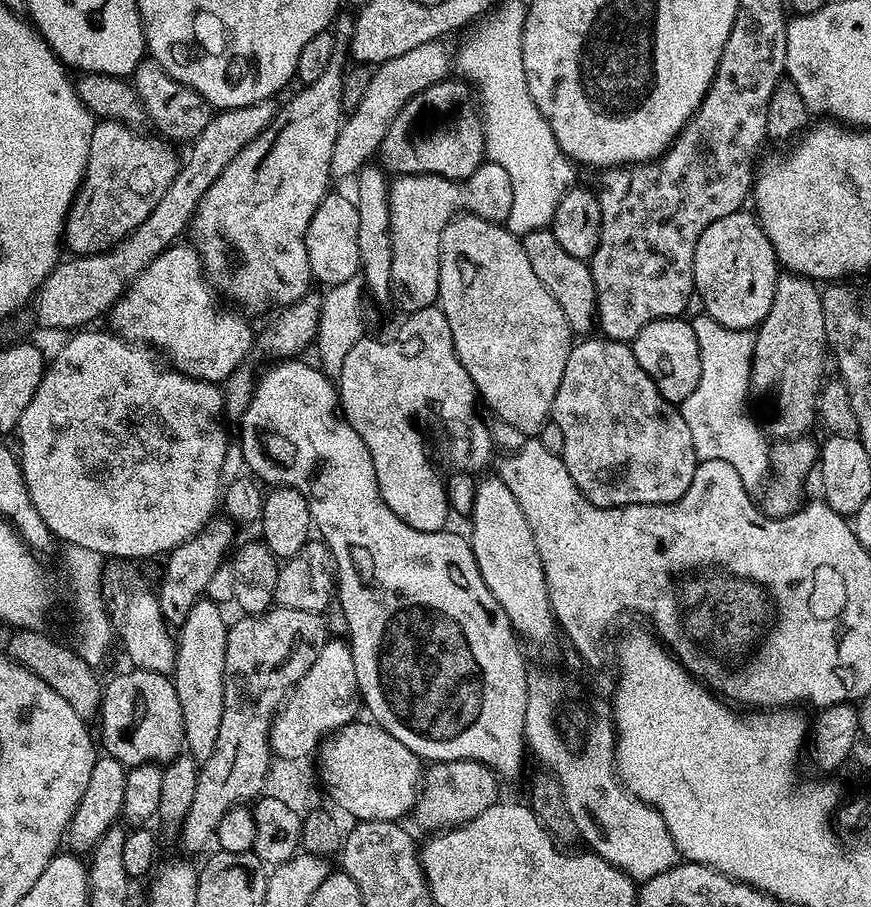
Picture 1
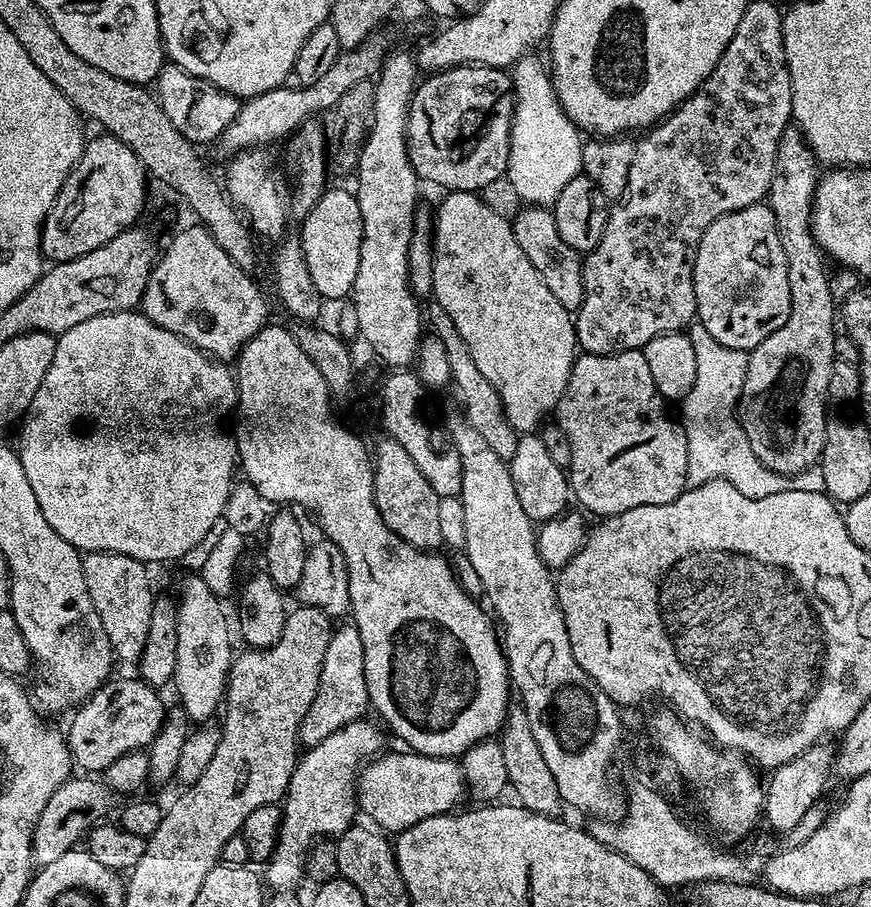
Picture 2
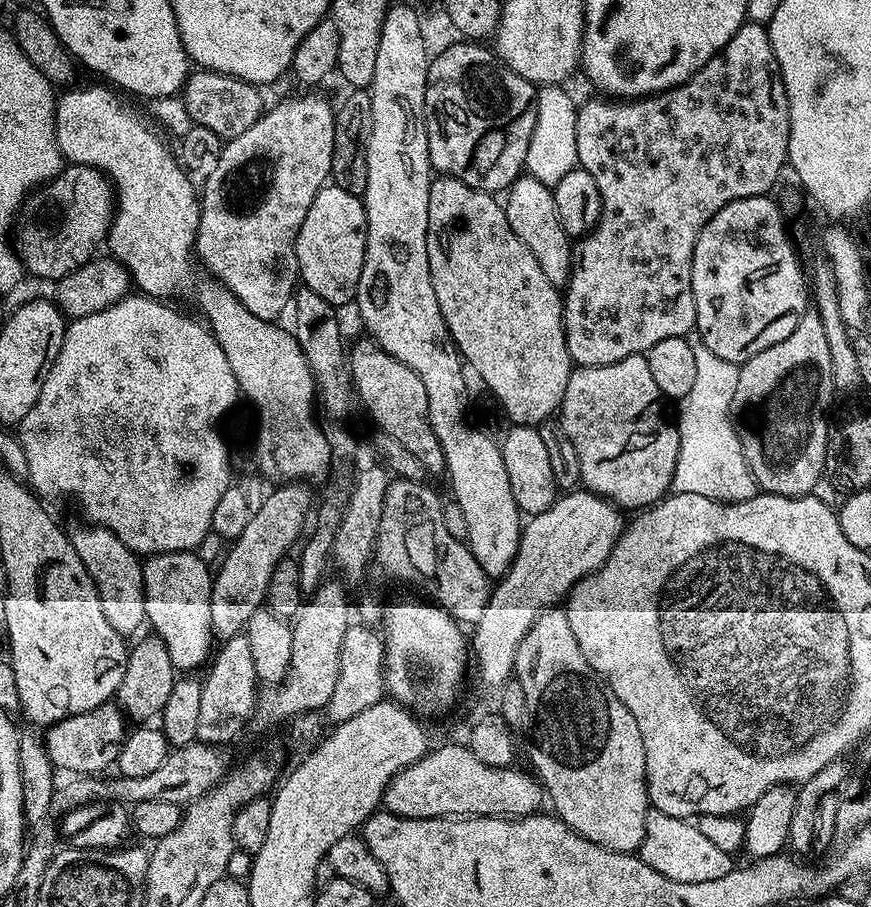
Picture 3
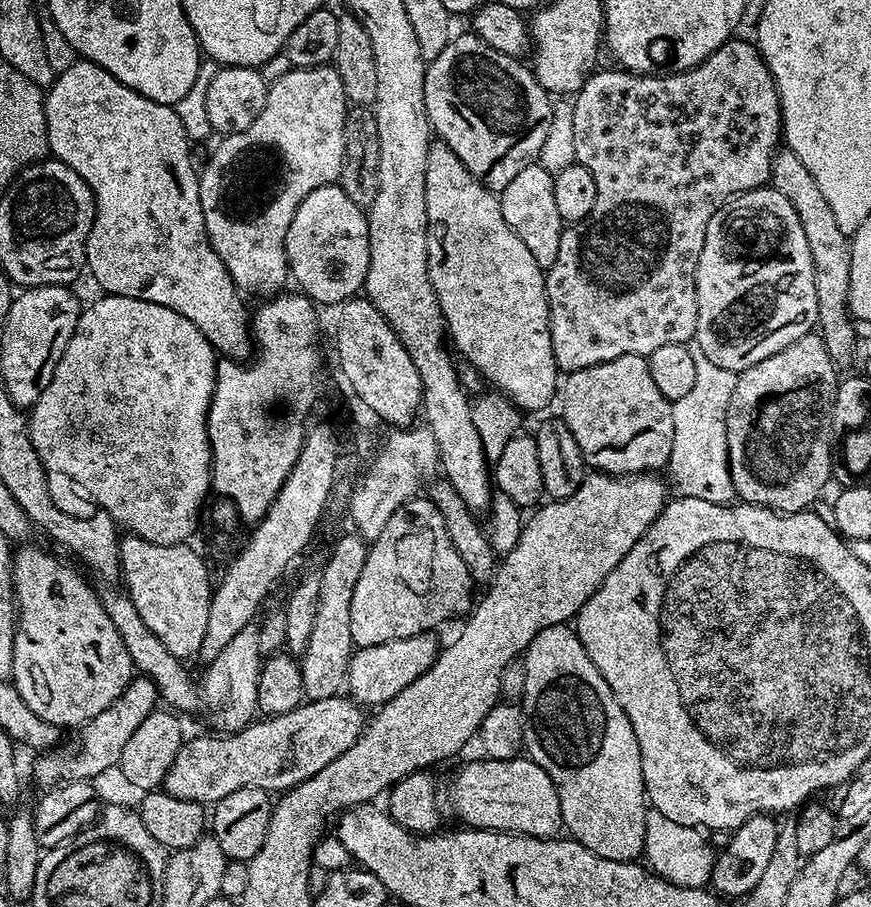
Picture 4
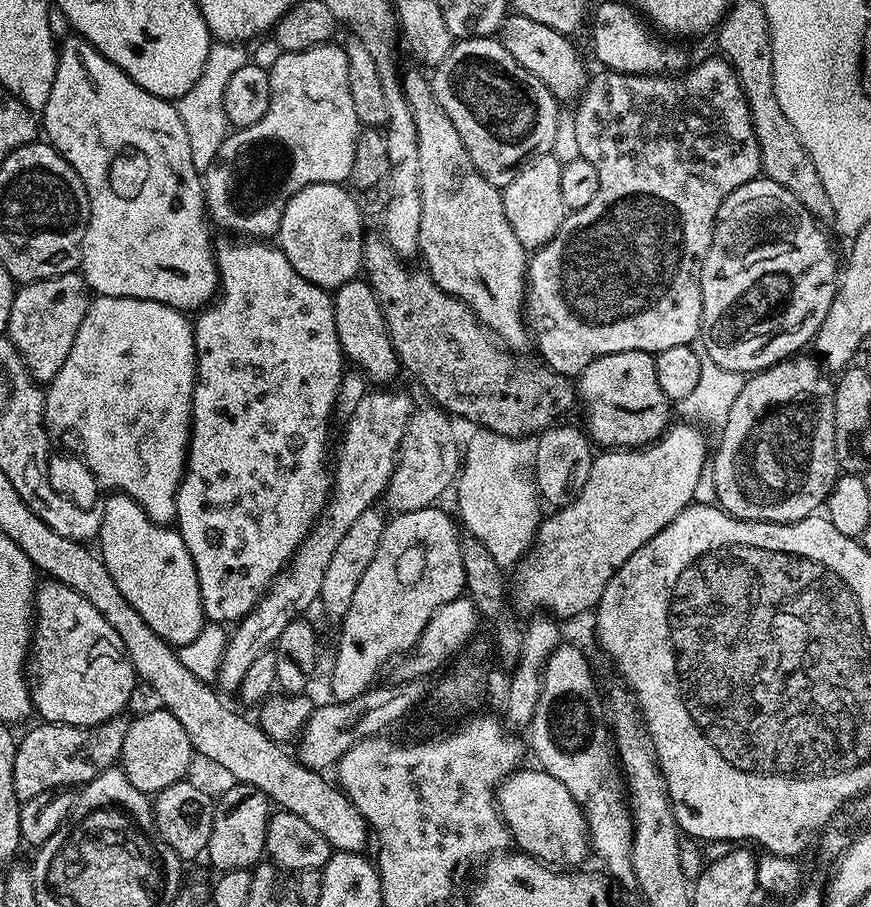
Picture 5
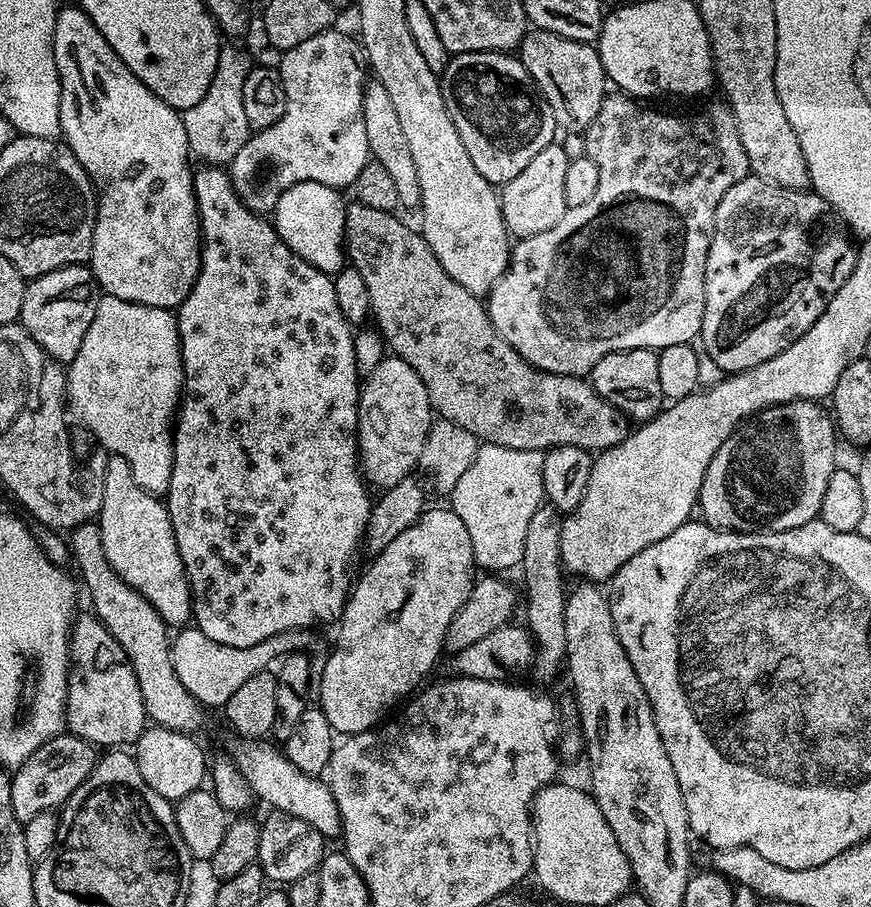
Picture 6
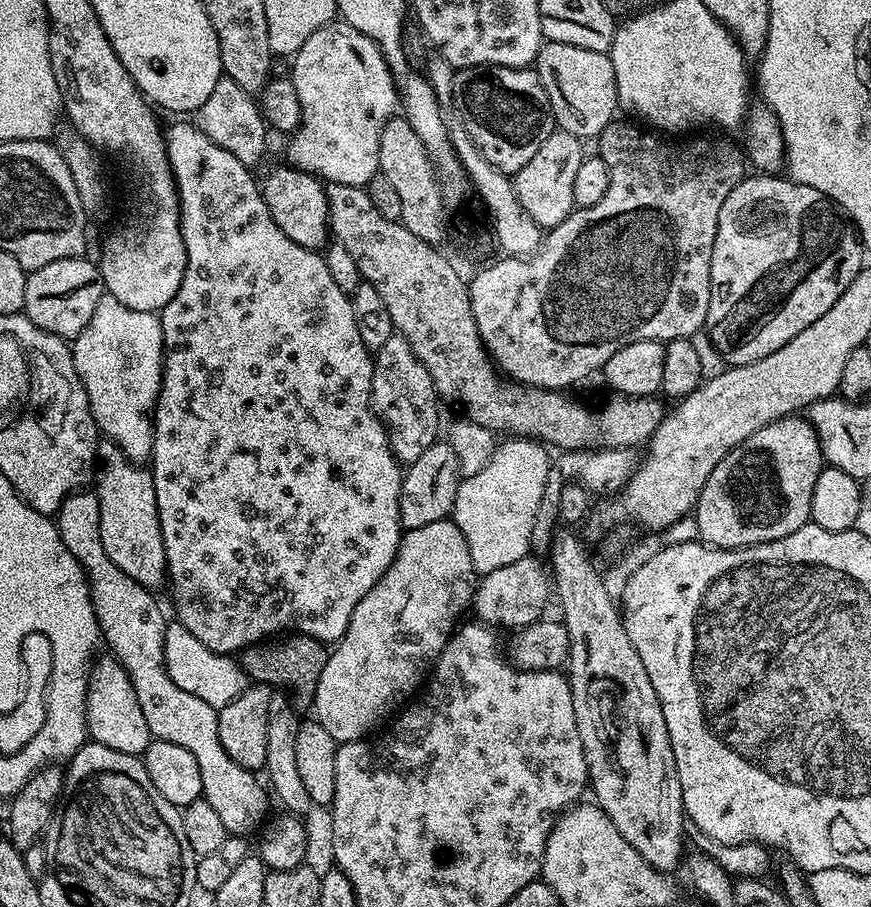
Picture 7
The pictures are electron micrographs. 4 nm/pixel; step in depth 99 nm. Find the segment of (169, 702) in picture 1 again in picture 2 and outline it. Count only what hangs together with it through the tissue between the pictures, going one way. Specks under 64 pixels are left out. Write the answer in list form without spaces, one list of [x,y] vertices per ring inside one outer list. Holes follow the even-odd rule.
[[[139,678],[116,679],[101,684],[93,696],[83,701],[71,713],[72,721],[66,727],[68,748],[72,751],[75,767],[88,774],[103,773],[110,762],[122,758],[122,754],[147,749],[164,721],[166,703],[157,689]]]

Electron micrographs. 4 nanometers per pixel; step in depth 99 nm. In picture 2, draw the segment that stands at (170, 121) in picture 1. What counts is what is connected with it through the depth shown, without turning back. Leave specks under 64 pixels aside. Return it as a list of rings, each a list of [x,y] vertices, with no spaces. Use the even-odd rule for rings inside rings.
[[[171,62],[165,63],[164,69],[156,76],[154,95],[160,101],[162,110],[173,122],[175,129],[180,130],[195,146],[208,144],[211,140],[212,143],[219,141],[226,126],[234,122],[242,103],[241,97],[230,94]]]

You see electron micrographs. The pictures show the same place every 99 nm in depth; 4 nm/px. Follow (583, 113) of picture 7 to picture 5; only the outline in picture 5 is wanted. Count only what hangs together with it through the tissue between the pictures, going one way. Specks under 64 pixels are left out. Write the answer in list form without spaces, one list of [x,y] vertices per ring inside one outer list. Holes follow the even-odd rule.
[[[519,14],[505,16],[501,24],[498,39],[506,51],[534,78],[538,78],[550,90],[550,94],[556,97],[557,101],[572,100],[579,101],[580,95],[584,93],[584,87],[588,85],[590,71],[584,65],[580,52],[571,44],[569,37],[563,32],[554,30],[549,24],[534,22],[534,18],[526,18]]]

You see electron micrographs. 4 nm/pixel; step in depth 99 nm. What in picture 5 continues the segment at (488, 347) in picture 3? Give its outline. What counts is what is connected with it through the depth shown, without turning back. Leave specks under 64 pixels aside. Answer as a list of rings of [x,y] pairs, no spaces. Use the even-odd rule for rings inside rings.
[[[423,71],[420,72],[403,73],[402,76],[404,97],[414,114],[414,130],[418,130],[418,170],[422,198],[419,255],[424,256],[428,263],[428,275],[434,278],[438,286],[442,286],[442,290],[446,290],[446,294],[460,297],[505,348],[517,354],[523,353],[523,348],[530,344],[530,332],[522,319],[529,253],[522,242],[518,242],[514,230],[510,230],[510,222],[506,222],[501,189],[486,182],[478,166],[470,162],[470,154],[466,154],[466,146],[462,146],[462,138],[458,138],[458,130],[454,130],[454,122],[446,118],[446,112],[442,106],[438,106],[438,98],[434,98],[431,79]]]

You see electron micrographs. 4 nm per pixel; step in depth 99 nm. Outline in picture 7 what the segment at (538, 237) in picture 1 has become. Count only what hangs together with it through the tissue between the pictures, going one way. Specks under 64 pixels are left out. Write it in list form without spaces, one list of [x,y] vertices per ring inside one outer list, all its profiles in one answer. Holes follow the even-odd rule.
[[[553,130],[550,138],[538,146],[534,158],[512,176],[512,185],[522,204],[522,210],[538,227],[547,230],[558,226],[576,208],[574,202],[574,177],[578,166],[584,161],[584,145],[581,137]]]

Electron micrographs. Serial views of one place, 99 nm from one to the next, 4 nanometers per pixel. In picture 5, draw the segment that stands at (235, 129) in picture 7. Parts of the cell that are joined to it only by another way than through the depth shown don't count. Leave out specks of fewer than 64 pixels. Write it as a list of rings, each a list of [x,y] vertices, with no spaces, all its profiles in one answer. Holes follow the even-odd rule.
[[[213,41],[198,81],[176,102],[179,117],[182,118],[190,141],[190,158],[193,159],[194,168],[201,174],[209,168],[230,131],[224,102],[226,85],[235,71],[249,63],[250,56],[247,56],[243,48],[245,47],[241,43],[235,41]]]

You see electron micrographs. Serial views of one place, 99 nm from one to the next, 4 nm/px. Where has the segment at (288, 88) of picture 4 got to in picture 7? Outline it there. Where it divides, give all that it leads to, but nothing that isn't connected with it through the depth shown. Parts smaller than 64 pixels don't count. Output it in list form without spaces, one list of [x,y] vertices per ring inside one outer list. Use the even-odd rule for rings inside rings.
[[[337,18],[331,24],[322,26],[322,30],[314,30],[314,34],[306,38],[302,50],[291,57],[290,64],[290,78],[294,82],[294,90],[298,90],[302,118],[290,136],[289,140],[292,141],[288,144],[287,163],[330,184],[359,188],[367,186],[380,170],[378,142],[382,138],[382,130],[388,119],[397,115],[400,104],[400,93],[384,51],[370,38],[366,38],[366,34]]]

